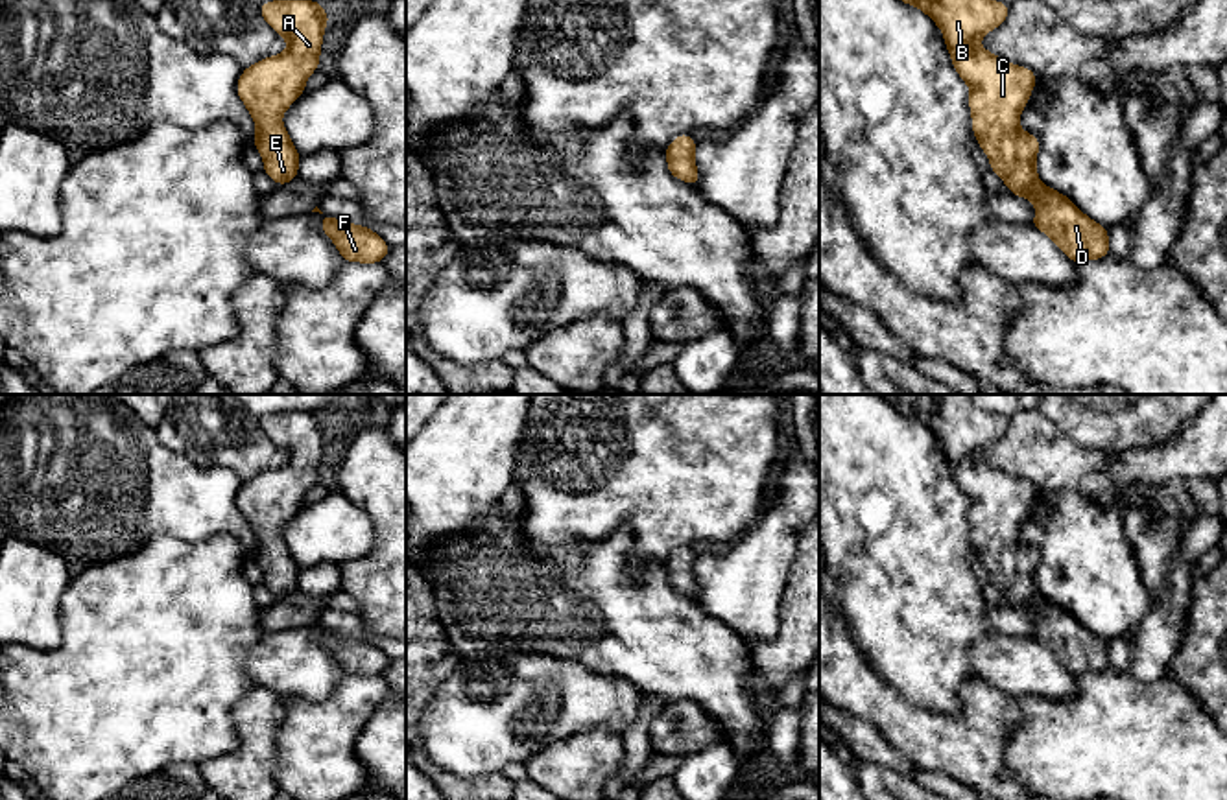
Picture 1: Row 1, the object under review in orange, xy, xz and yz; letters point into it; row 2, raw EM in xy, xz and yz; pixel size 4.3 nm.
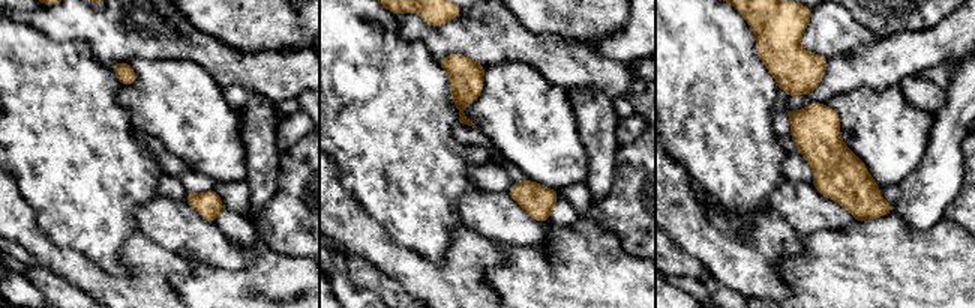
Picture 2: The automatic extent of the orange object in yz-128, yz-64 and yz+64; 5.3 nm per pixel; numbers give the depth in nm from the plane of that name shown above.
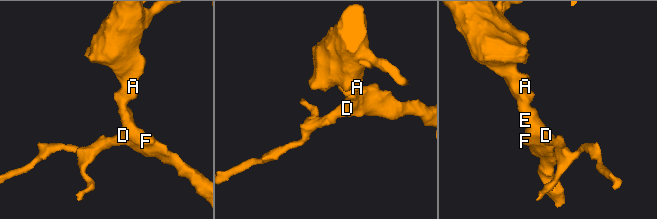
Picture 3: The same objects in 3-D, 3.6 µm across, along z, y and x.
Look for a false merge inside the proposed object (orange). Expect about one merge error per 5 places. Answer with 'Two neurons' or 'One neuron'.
One neuron

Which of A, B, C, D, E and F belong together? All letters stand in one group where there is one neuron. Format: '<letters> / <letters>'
A B C D E F

